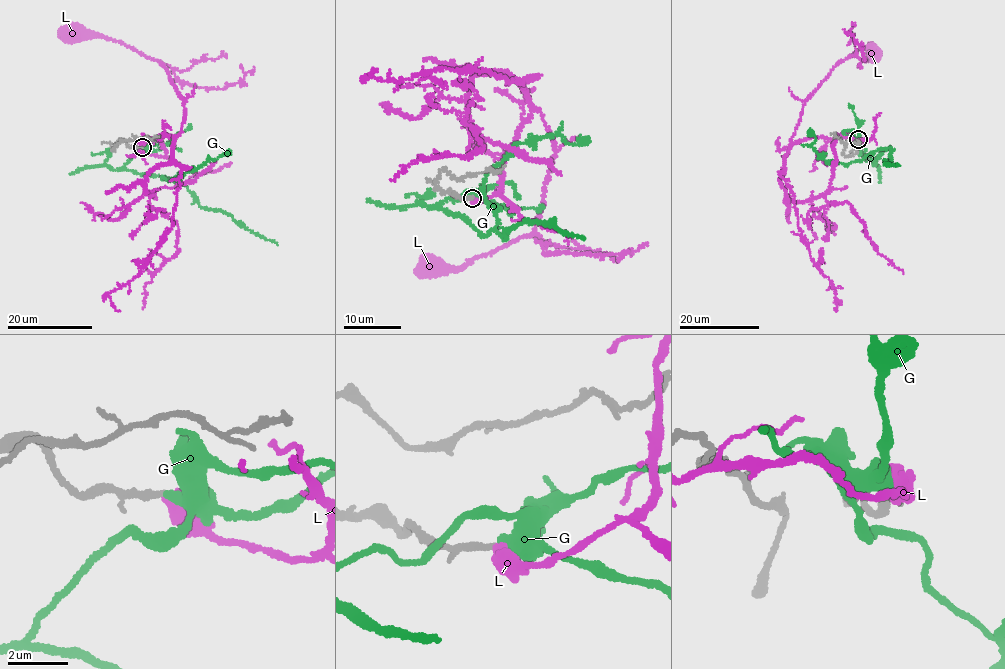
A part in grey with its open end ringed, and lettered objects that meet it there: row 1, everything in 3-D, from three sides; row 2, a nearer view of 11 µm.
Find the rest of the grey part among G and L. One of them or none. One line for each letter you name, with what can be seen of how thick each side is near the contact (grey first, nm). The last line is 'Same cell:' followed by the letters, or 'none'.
Same cell: none

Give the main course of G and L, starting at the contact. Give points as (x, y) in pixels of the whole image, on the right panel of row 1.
G: (857, 140), (856, 145), (873, 160), (889, 147), (848, 164), (826, 161), (813, 149), (815, 138), (809, 129)
L: (858, 139), (862, 141), (809, 136), (790, 141), (807, 97), (835, 65), (861, 48), (871, 45), (875, 51)

